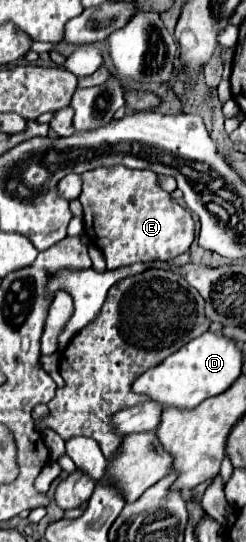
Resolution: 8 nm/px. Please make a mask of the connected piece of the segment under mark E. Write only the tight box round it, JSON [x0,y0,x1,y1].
[80,164,194,270]

